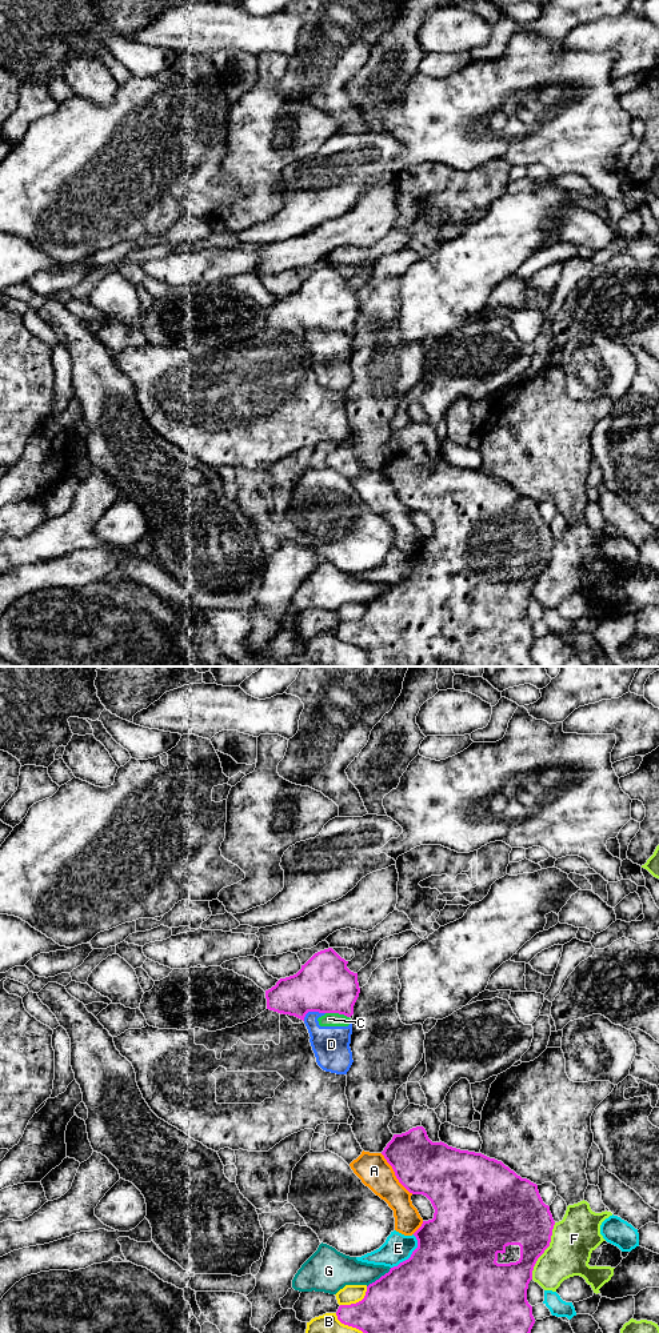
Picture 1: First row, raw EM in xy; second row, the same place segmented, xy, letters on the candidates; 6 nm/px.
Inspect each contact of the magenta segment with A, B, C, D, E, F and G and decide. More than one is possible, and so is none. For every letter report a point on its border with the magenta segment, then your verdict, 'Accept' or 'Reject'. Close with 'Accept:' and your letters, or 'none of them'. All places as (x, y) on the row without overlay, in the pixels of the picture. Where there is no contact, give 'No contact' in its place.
A: Touches magenta at xy (395, 492). Reject
B: Touches magenta at xy (356, 620). Reject
C: Touches magenta at xy (338, 329). Reject
D: Touches magenta at xy (312, 328). Reject
E: Touches magenta at xy (411, 572). Reject
F: Touches magenta at xy (544, 567). Reject
G: Touches magenta at xy (380, 595). Reject
Accept: none of them

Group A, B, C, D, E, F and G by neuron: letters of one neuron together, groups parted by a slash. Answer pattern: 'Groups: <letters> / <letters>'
Groups: A / B / C D / E / F / G

